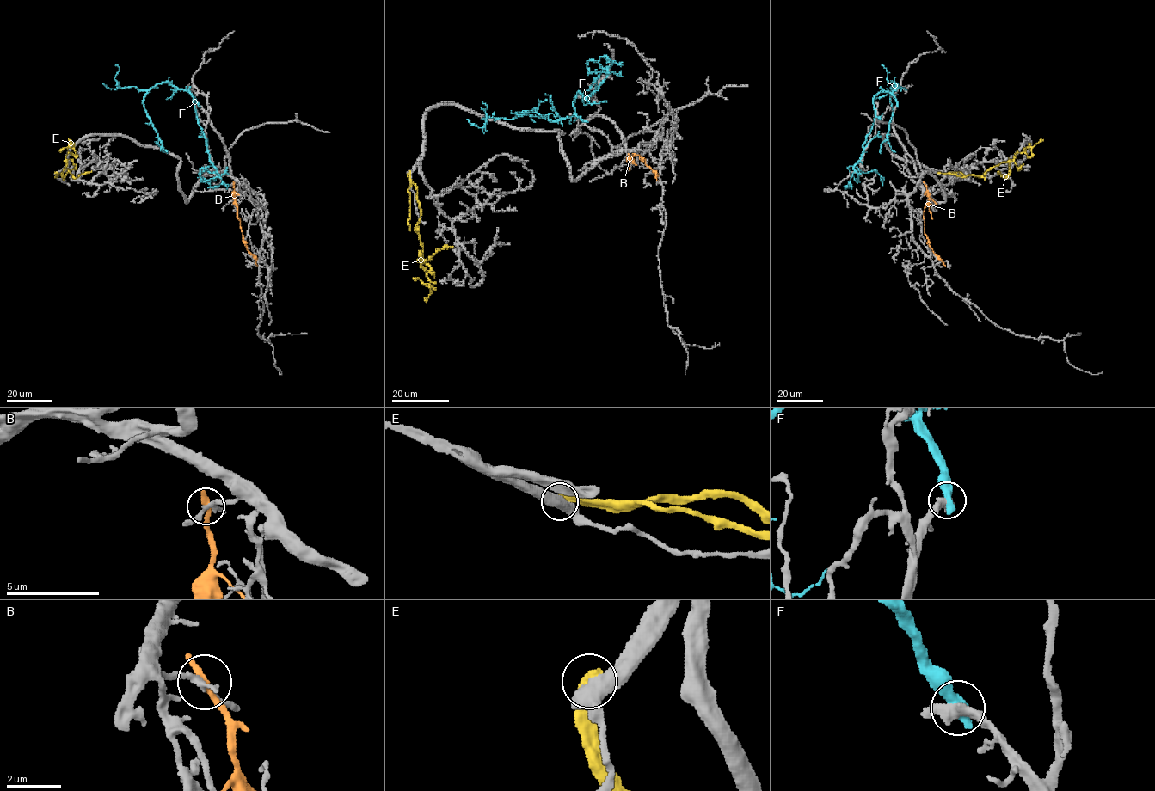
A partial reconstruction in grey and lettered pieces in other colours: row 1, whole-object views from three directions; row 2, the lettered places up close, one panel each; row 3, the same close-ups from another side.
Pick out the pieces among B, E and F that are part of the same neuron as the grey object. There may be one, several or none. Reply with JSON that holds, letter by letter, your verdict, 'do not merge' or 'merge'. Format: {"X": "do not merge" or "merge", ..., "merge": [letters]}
{"B": "do not merge", "E": "do not merge", "F": "do not merge", "merge": []}

